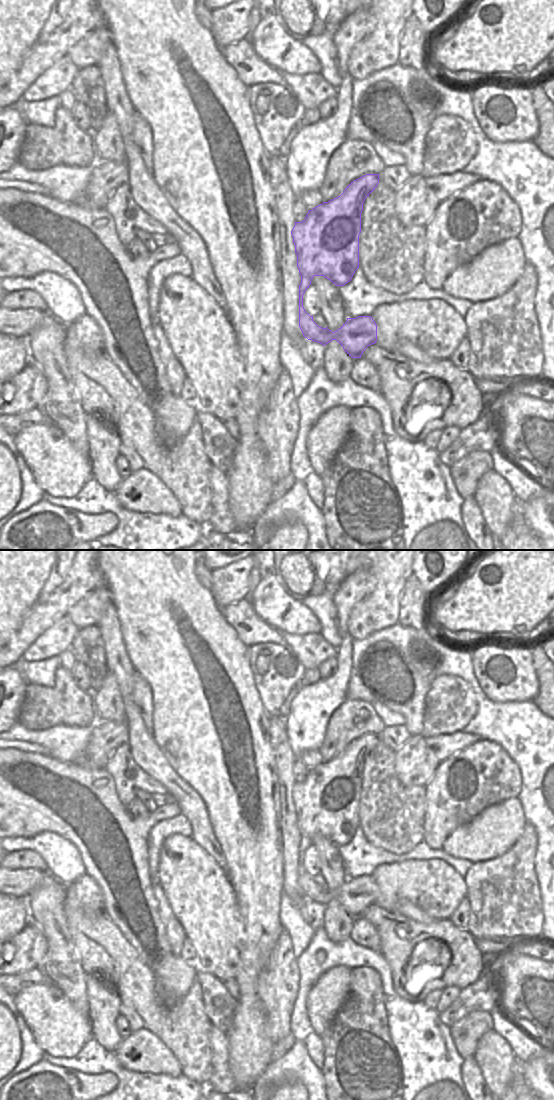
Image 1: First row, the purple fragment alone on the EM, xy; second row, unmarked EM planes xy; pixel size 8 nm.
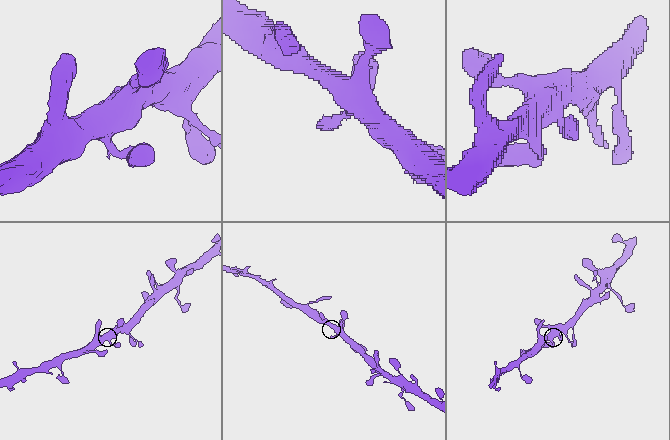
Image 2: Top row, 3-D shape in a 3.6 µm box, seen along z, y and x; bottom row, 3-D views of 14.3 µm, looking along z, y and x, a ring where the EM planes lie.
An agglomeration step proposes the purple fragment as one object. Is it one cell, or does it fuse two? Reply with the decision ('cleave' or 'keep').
keep

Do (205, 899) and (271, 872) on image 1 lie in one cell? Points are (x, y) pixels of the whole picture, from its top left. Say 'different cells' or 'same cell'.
different cells

